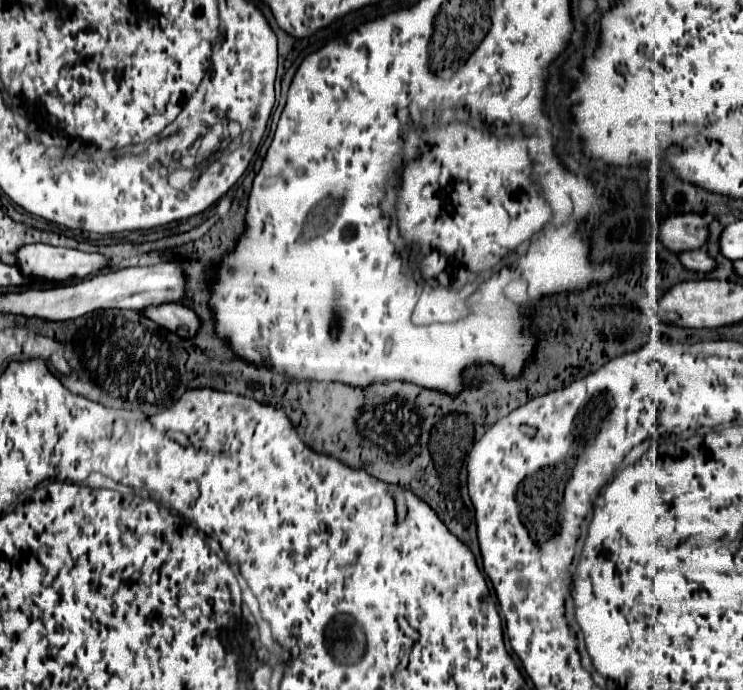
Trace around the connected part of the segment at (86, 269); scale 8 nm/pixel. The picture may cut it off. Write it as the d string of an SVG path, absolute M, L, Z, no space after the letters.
M32 243L20 247L12 255L14 265L20 267L20 273L38 281L74 281L88 275L96 275L106 259L100 253L84 253L76 249L52 247L42 243Z

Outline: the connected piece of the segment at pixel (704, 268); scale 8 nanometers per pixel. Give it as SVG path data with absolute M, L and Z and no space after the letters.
M684 251L680 253L680 261L686 269L692 271L700 271L700 273L710 273L712 269L716 269L716 261L714 257L710 257L706 251Z

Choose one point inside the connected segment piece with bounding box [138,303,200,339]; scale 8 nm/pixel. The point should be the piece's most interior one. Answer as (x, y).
(172, 316)

